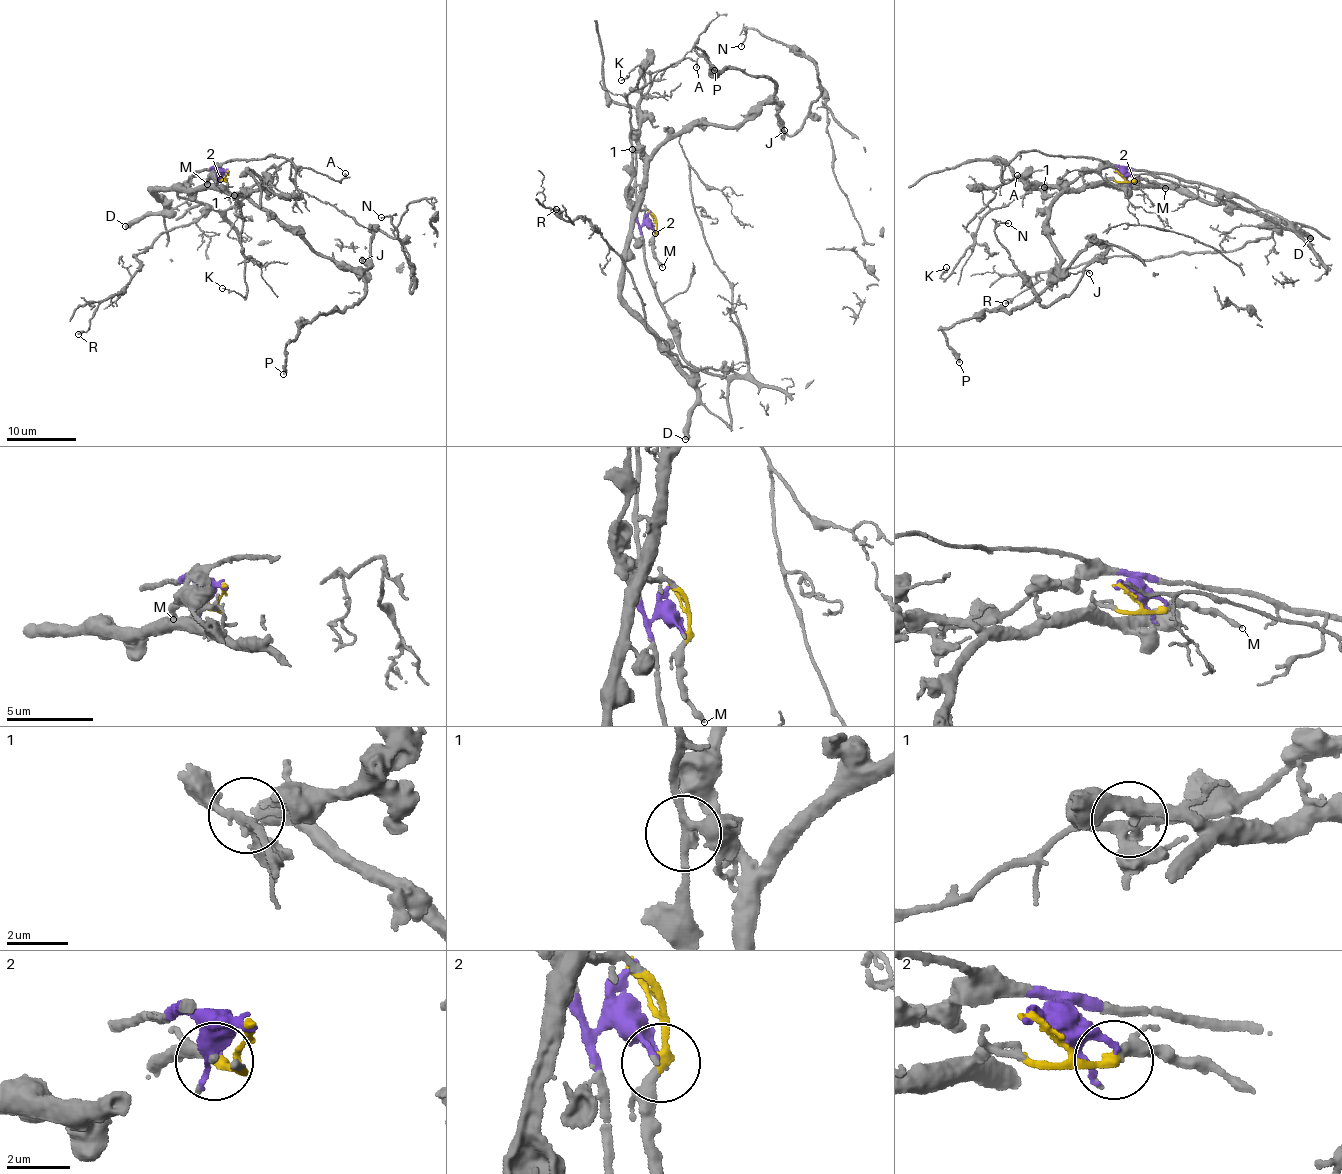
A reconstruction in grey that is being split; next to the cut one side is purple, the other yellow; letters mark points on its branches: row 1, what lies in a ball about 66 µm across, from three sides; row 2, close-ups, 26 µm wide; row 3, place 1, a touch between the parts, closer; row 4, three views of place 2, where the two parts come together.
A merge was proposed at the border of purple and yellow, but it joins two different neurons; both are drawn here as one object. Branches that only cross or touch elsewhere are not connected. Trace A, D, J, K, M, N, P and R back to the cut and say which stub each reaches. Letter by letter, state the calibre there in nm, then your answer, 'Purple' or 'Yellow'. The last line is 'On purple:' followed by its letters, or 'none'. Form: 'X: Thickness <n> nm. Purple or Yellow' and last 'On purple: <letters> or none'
A: Thickness 130 nm. Purple
D: Thickness 480 nm. Yellow
J: Thickness 160 nm. Yellow
K: Thickness 100 nm. Purple
M: Thickness 300 nm. Yellow
N: Thickness 120 nm. Yellow
P: Thickness 150 nm. Yellow
R: Thickness 170 nm. Purple
On purple: A, K, R

